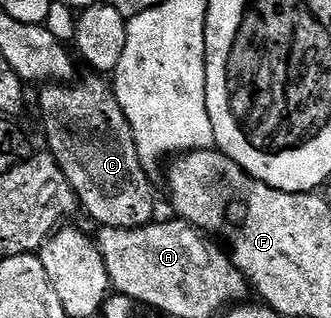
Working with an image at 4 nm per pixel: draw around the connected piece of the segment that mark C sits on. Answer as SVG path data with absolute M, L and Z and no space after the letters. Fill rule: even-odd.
M90 76L83 82L73 84L46 84L41 87L42 95L38 106L42 109L42 122L46 125L46 142L48 153L60 164L68 184L78 197L79 207L98 222L99 227L107 226L116 229L136 229L155 221L154 186L146 175L147 163L143 162L136 148L136 140L128 120L121 111L120 104L114 95L114 87L105 77Z

